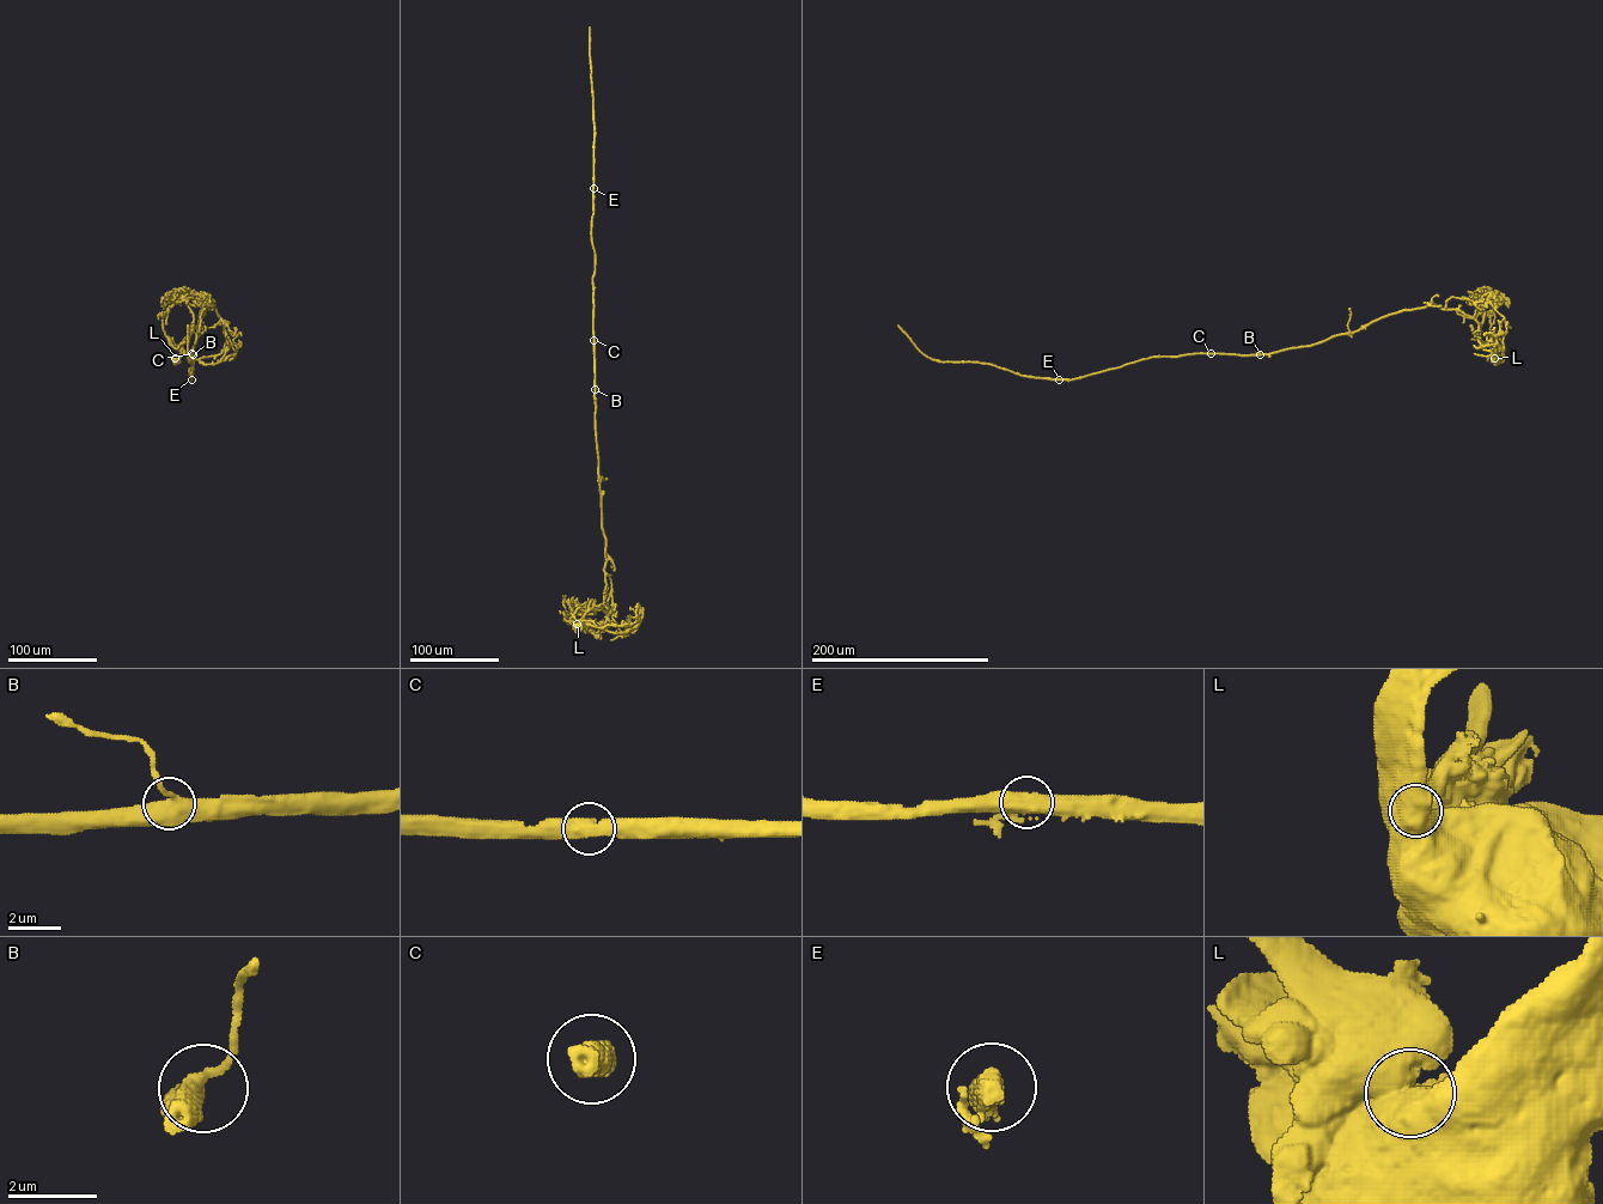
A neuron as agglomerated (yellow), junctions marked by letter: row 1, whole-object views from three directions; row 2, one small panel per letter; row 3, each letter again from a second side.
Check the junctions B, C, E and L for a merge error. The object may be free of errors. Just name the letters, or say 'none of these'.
none of these

